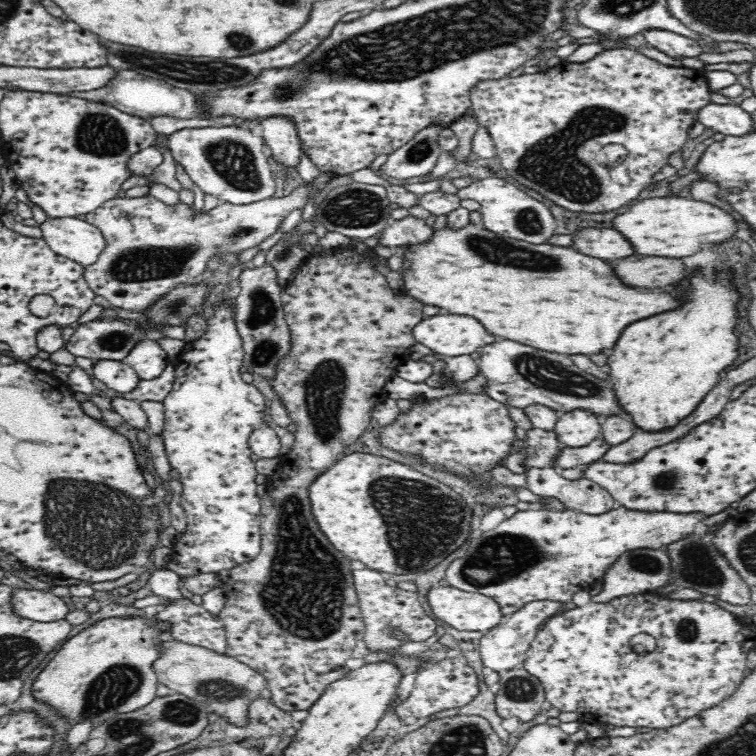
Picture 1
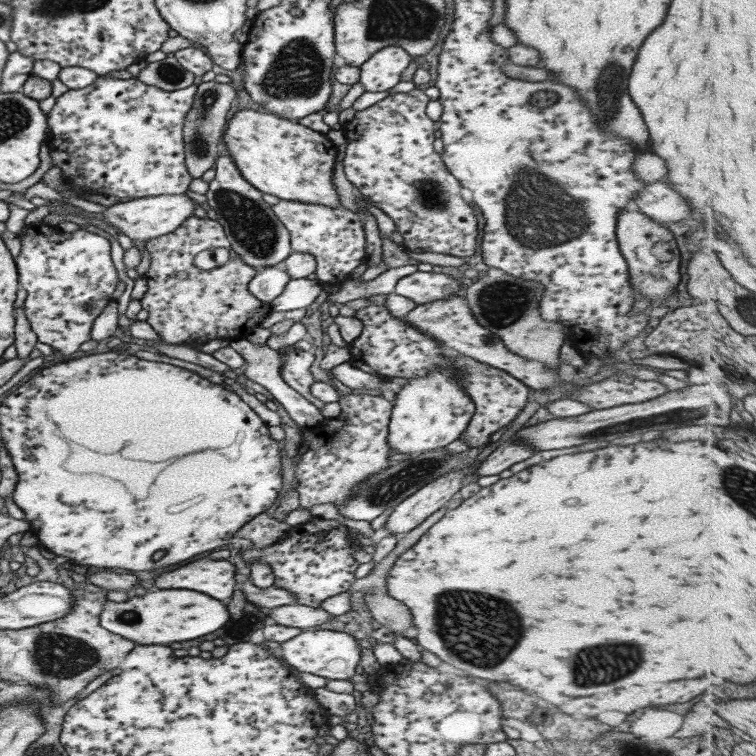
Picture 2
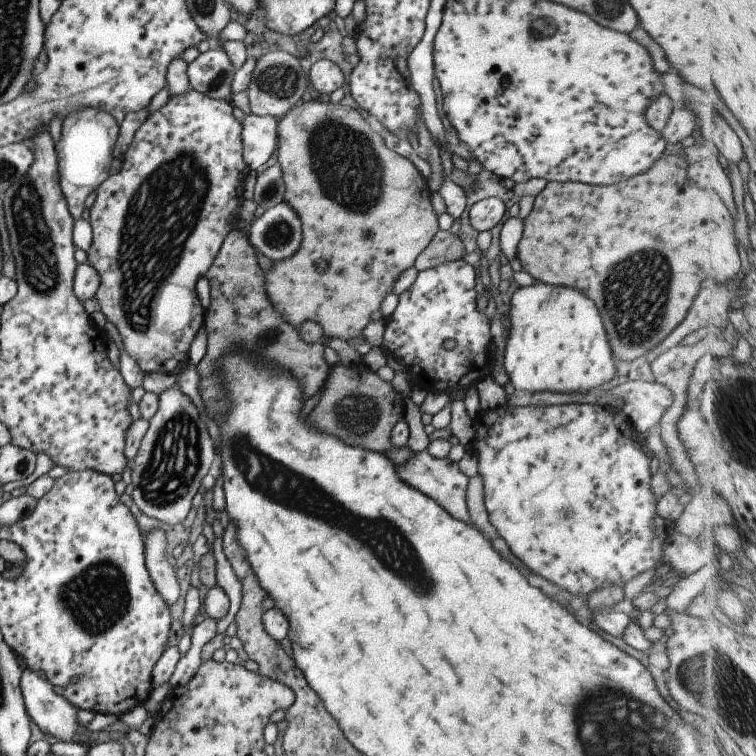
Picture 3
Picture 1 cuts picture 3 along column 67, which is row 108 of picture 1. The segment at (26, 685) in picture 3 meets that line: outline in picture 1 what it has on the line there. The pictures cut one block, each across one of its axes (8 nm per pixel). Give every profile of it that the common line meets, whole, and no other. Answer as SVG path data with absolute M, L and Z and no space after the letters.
M714 104L704 106L697 120L725 136L740 137L754 132L754 117L740 105Z

